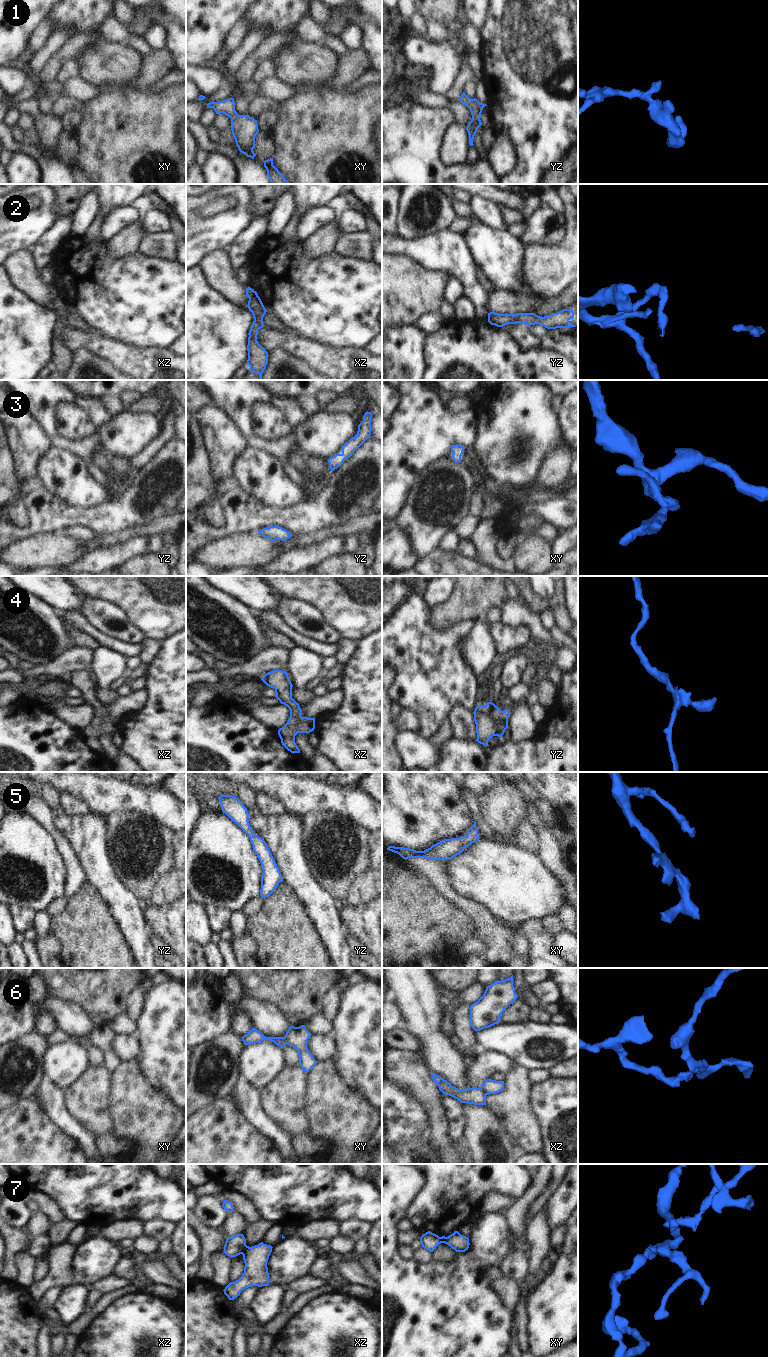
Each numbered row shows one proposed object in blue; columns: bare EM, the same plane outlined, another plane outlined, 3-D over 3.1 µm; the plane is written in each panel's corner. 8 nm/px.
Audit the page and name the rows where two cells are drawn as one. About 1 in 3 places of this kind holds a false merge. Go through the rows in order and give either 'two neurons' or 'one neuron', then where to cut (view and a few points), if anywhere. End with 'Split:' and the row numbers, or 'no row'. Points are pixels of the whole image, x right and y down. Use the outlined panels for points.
1: one neuron; no cut
2: two neurons; cut in xz along (254, 291), (249, 299)
3: one neuron; no cut
4: one neuron; no cut
5: one neuron; no cut
6: two neurons; cut in xz along (480, 1087), (486, 1094)
7: two neurons; cut in xz along (247, 1246), (241, 1253)
Split: 2, 6, 7

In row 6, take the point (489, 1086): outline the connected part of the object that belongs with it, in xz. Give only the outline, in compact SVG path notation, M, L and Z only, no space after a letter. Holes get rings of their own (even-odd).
M489 1078L483 1082L481 1088L486 1095L496 1094L503 1090L504 1081L496 1081Z

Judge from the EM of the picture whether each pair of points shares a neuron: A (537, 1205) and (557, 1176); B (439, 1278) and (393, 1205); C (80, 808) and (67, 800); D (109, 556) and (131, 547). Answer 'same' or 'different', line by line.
A: same
B: same
C: same
D: same

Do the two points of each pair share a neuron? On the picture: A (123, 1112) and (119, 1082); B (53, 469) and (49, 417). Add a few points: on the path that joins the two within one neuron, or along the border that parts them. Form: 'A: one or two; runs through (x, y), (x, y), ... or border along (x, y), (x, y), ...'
A: one; runs through (123, 1105), (123, 1089)
B: two; border along (53, 445), (66, 449), (75, 455)

